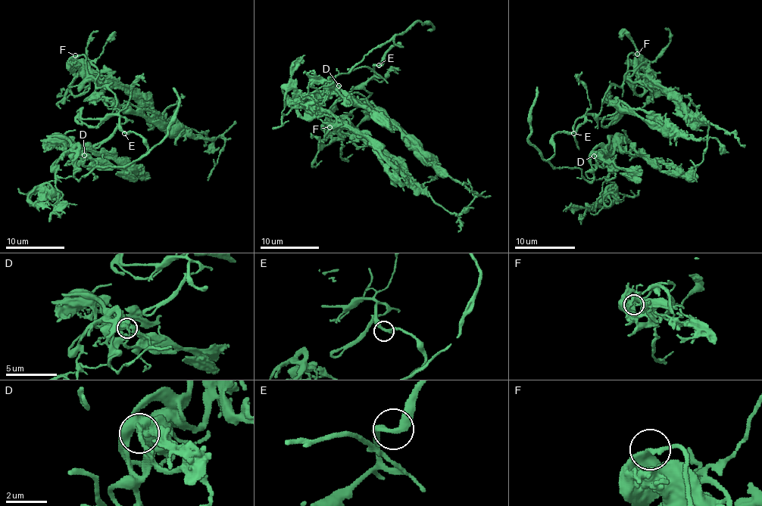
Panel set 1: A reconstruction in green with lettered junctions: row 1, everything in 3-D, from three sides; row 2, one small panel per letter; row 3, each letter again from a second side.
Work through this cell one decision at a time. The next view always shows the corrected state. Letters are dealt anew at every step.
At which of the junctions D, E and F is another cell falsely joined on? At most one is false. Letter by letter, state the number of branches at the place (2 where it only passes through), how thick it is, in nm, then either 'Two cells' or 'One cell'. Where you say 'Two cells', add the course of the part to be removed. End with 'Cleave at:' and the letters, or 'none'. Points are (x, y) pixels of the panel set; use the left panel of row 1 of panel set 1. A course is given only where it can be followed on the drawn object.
D: Branches: 2. Thickness 220 nm. One cell
E: Branches: 2. Thickness 320 nm. One cell
F: Branches: 2. Thickness 300 nm. One cell
Cleave at: none

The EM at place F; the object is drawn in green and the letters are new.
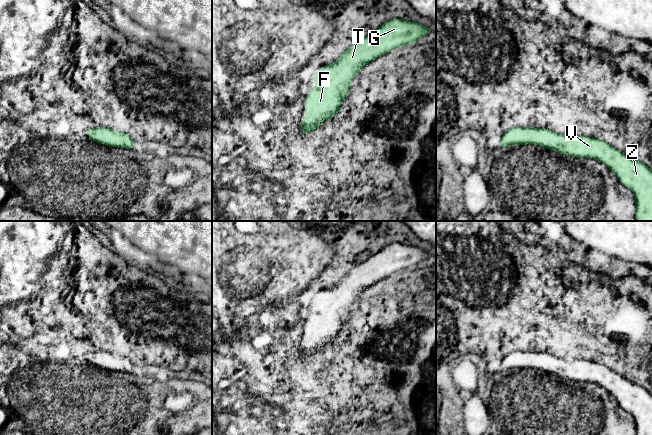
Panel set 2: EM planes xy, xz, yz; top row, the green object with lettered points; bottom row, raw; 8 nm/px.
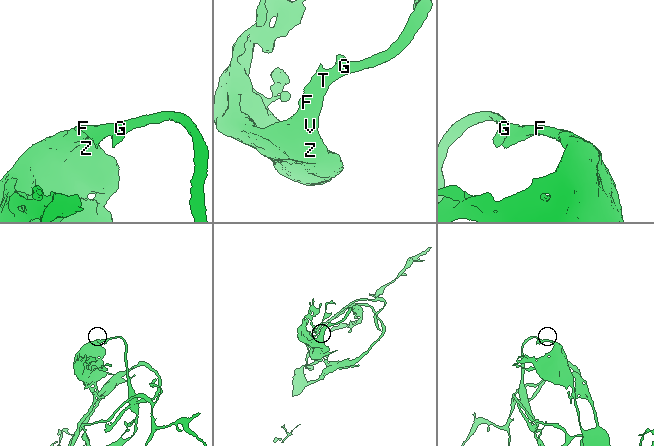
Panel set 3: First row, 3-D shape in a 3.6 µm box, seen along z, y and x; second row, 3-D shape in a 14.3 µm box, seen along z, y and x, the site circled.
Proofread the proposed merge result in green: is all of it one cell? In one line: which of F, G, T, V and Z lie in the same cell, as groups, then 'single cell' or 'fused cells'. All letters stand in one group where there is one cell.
F G T V Z | single cell

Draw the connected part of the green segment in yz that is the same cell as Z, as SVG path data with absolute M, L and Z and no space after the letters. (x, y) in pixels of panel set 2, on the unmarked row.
M514 351L502 360L501 371L538 369L570 381L593 382L607 390L635 421L635 435L652 435L652 394L601 363L564 360L546 352Z

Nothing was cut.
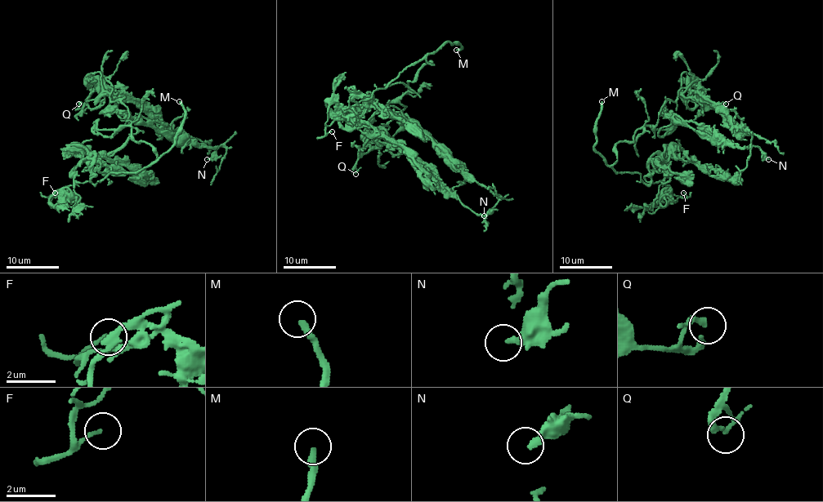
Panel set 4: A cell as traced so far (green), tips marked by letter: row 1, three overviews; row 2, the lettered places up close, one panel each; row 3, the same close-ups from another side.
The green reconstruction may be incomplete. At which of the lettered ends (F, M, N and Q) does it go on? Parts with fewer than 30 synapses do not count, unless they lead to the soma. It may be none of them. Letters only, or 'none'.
M

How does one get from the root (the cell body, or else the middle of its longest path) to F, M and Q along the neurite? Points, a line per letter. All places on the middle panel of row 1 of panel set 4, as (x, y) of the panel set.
F: (413, 81), (425, 64), (433, 64), (422, 59), (405, 67), (384, 87), (328, 125), (325, 132), (332, 131)
M: (413, 81), (425, 64), (433, 64), (427, 61), (427, 56), (445, 42), (459, 44), (461, 48), (456, 50)
Q: (413, 81), (408, 82), (400, 99), (405, 106), (384, 127), (377, 127), (364, 138), (355, 174)

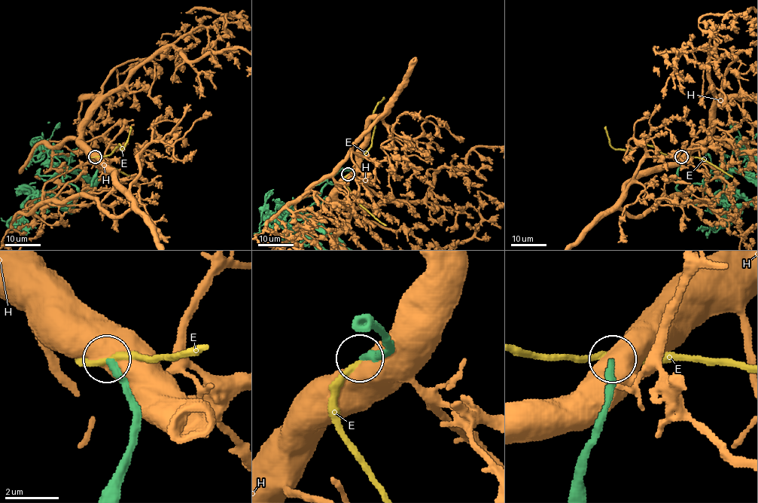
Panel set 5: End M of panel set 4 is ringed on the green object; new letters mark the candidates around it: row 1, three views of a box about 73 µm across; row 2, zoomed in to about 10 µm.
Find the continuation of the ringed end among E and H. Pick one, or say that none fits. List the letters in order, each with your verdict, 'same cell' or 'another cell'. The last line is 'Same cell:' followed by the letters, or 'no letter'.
E: another cell
H: another cell
Same cell: no letter

